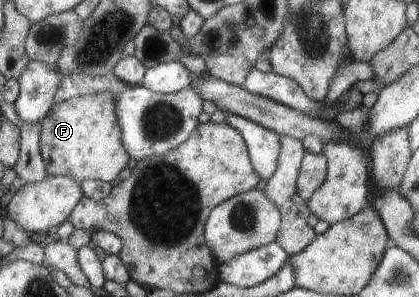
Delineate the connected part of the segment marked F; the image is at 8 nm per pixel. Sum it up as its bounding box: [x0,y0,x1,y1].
[40,92,130,183]

